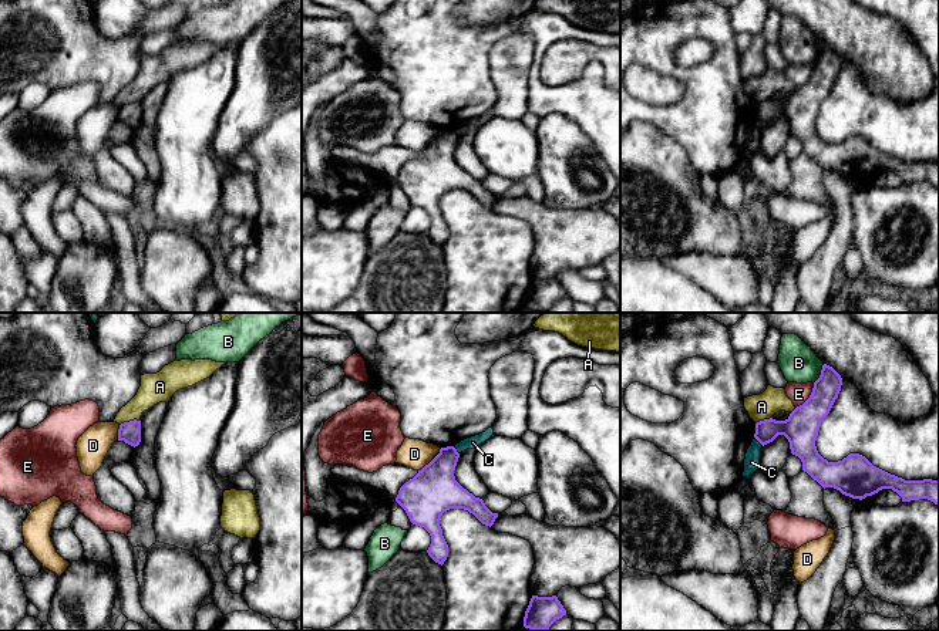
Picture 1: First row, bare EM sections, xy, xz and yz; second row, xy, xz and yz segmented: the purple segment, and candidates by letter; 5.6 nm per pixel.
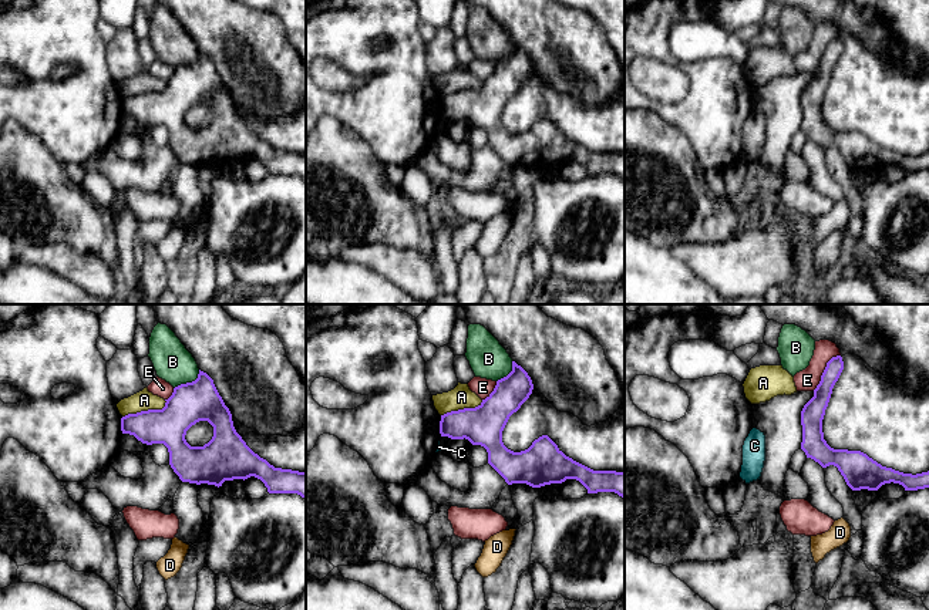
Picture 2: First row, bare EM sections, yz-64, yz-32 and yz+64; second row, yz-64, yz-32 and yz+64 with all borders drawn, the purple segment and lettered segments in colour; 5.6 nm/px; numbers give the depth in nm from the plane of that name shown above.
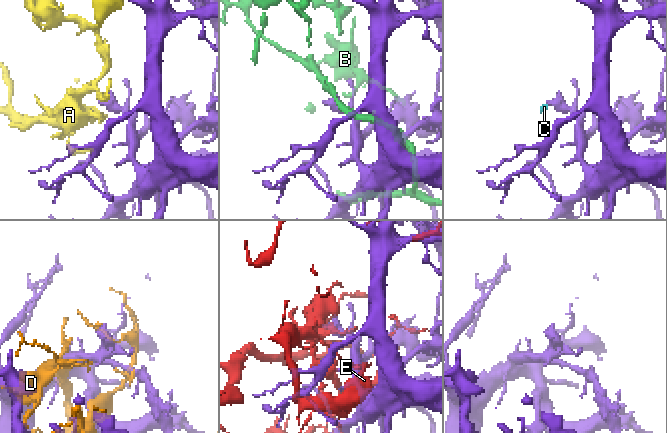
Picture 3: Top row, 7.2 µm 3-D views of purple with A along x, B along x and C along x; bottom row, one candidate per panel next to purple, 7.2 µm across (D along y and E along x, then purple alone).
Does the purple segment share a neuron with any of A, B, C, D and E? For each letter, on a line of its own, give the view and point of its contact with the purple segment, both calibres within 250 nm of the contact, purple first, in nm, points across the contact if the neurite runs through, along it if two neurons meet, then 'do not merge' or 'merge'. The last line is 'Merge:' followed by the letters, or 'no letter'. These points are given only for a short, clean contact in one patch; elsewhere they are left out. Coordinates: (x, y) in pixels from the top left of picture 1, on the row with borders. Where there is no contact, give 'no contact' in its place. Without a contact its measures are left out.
A: xy (130, 421) | 120/170 nm | along xy (140, 419), (131, 419), (120, 425) | do not merge
B: yz (821, 374) | 150/220 nm | do not merge
C: yz (759, 441) | 190/90 nm | along yz (754, 437), (763, 445) | do not merge
D: xz (426, 465) | 280/170 nm | do not merge
E: yz (810, 397) | 190/110 nm | do not merge
Merge: no letter

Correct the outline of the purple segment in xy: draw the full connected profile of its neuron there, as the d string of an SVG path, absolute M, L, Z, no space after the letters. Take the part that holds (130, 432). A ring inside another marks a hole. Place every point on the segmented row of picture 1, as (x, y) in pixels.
M129 421L120 425L118 441L124 441L131 446L138 446L141 442L141 421Z

